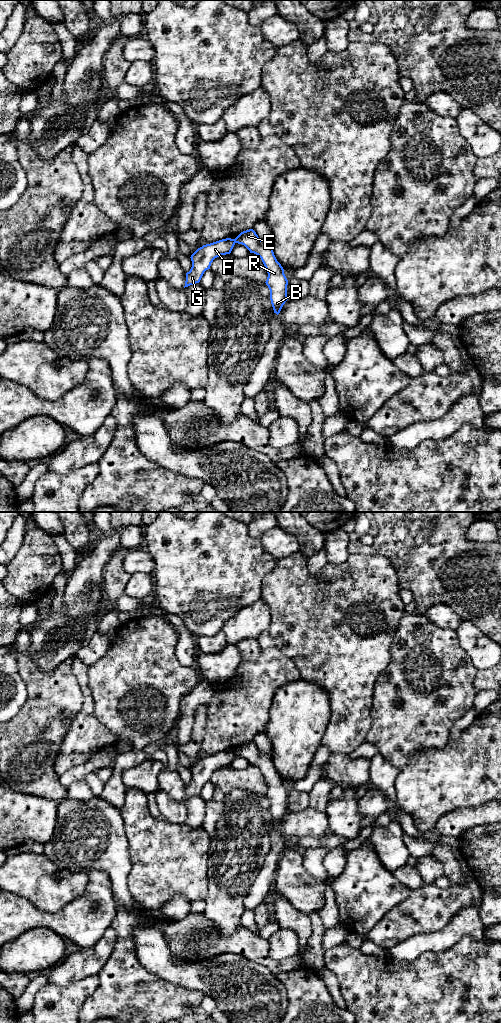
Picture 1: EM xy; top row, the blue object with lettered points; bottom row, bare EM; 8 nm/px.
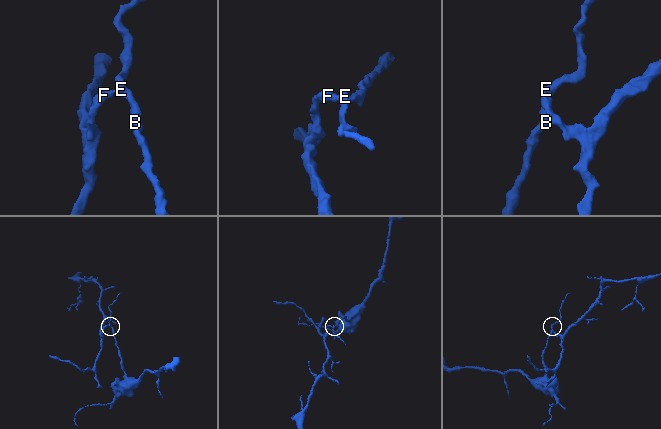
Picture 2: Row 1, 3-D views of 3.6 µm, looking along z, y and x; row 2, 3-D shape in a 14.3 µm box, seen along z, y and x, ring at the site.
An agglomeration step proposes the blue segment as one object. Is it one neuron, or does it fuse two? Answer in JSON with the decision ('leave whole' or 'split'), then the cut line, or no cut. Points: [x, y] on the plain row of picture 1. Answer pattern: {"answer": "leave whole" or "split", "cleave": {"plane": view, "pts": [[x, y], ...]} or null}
{"answer": "split", "cleave": {"plane": "xy", "pts": [[233, 751], [235, 754]]}}

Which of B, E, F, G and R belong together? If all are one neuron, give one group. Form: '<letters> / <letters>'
B E R / F G

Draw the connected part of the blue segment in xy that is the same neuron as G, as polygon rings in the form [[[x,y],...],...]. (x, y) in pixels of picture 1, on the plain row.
[[[226,750],[198,760],[190,769],[192,779],[186,785],[184,800],[199,795],[204,784],[210,781],[213,772],[221,767],[230,766],[234,757],[234,751]]]

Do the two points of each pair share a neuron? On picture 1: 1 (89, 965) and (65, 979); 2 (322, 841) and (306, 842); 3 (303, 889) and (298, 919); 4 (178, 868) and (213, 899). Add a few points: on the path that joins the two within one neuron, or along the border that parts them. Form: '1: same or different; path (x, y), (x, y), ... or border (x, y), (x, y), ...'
1: same; path (83, 965), (79, 965), (71, 973)
2: same; path (318, 841), (310, 842)
3: different; border (281, 896), (298, 910), (308, 915)
4: different; border (207, 869), (207, 894), (204, 900)

